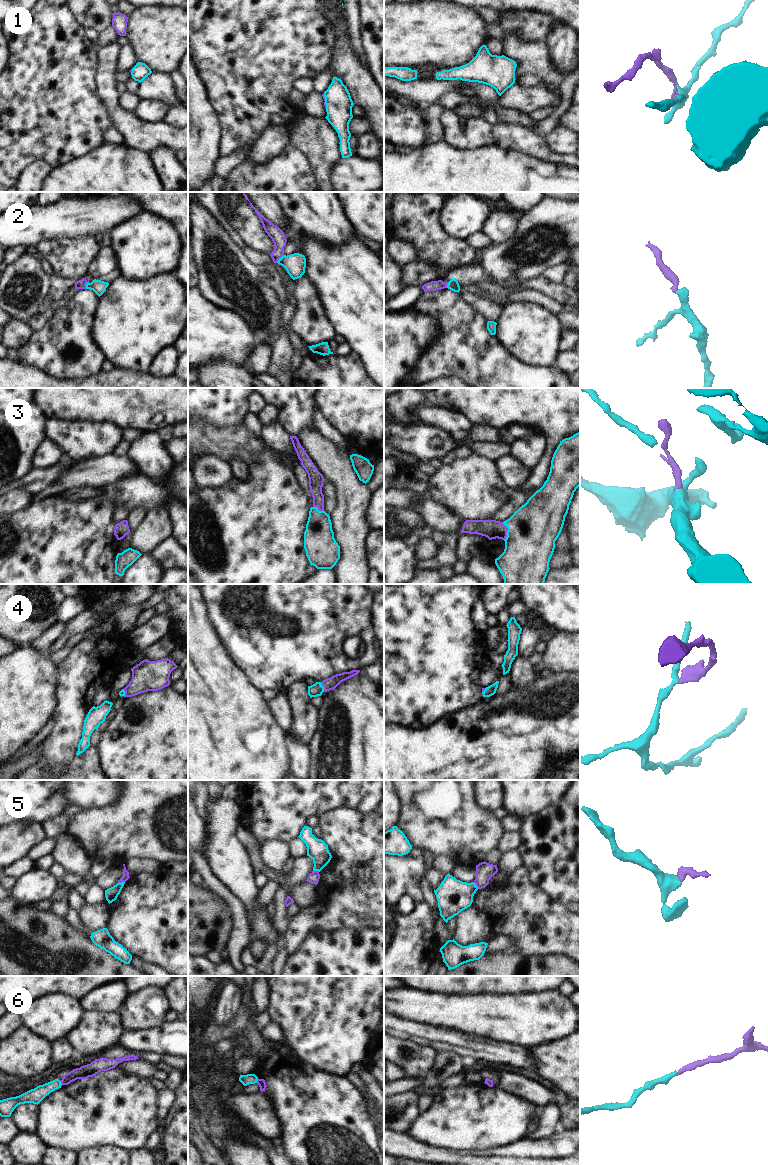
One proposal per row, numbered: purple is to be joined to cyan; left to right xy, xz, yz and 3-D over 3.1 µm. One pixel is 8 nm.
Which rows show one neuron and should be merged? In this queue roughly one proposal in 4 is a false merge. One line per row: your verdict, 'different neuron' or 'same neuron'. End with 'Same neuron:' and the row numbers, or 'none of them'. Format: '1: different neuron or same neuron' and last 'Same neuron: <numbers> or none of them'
1: same neuron
2: same neuron
3: same neuron
4: same neuron
5: different neuron
6: same neuron
Same neuron: 1, 2, 3, 4, 6

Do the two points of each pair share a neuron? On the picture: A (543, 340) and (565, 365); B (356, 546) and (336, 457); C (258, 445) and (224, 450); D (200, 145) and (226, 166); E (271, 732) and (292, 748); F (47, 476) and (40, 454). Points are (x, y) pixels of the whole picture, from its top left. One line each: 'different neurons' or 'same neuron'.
A: different neurons
B: same neuron
C: same neuron
D: different neurons
E: different neurons
F: different neurons

